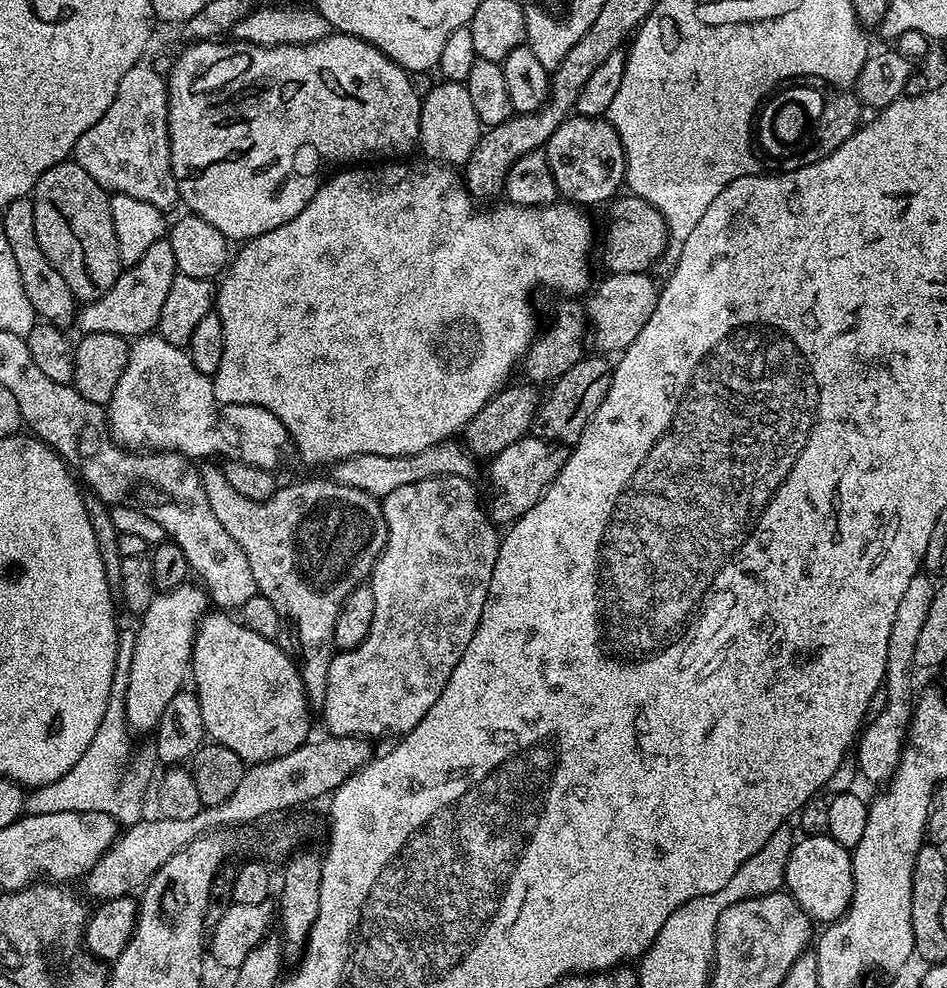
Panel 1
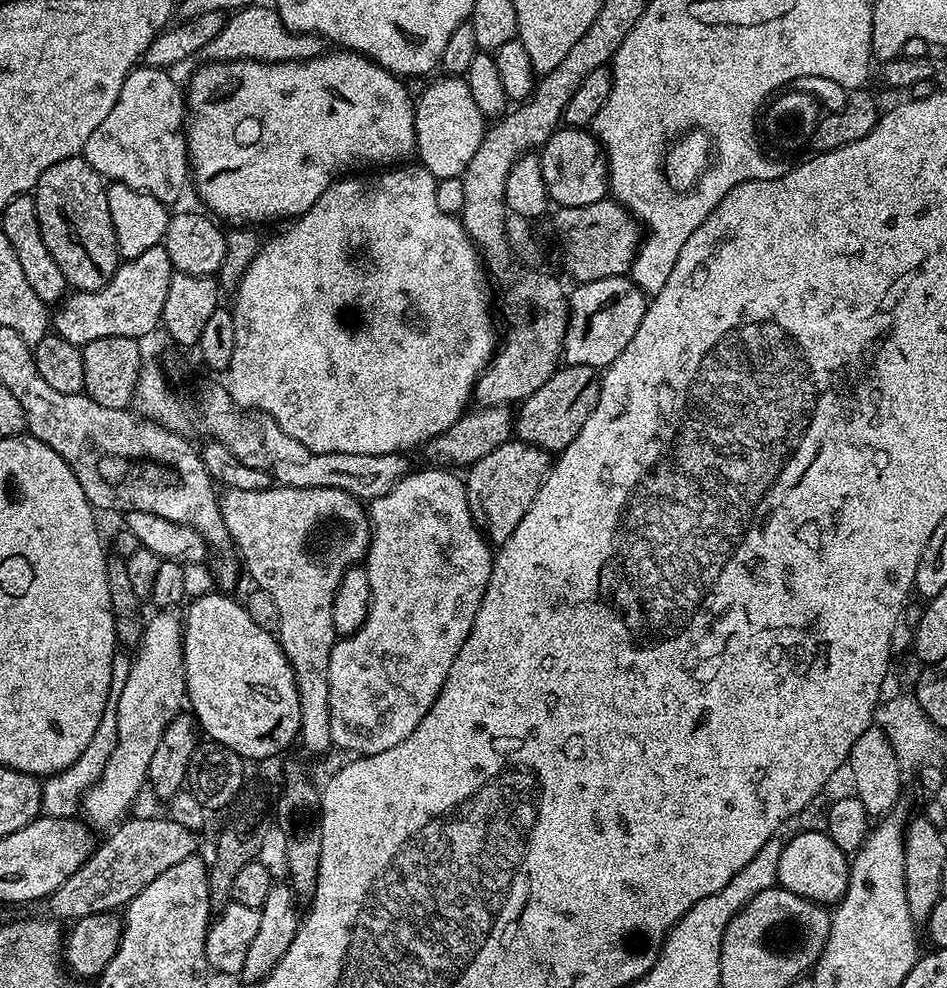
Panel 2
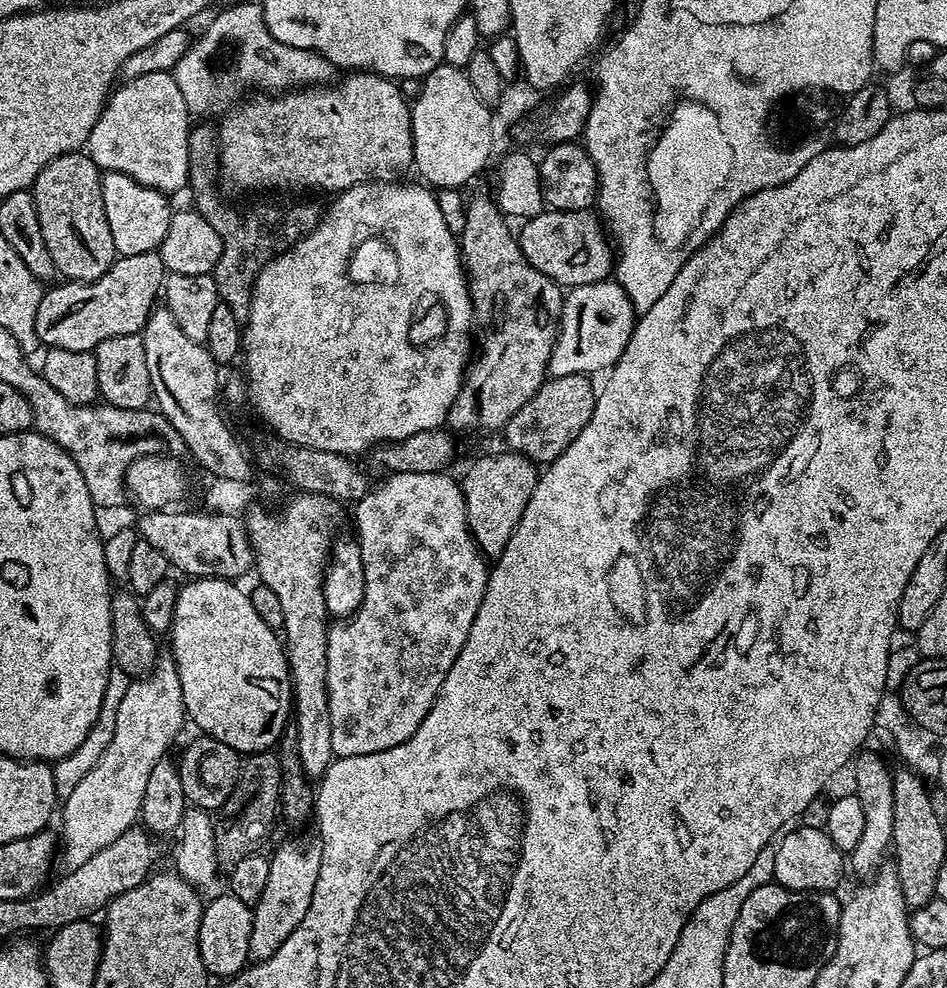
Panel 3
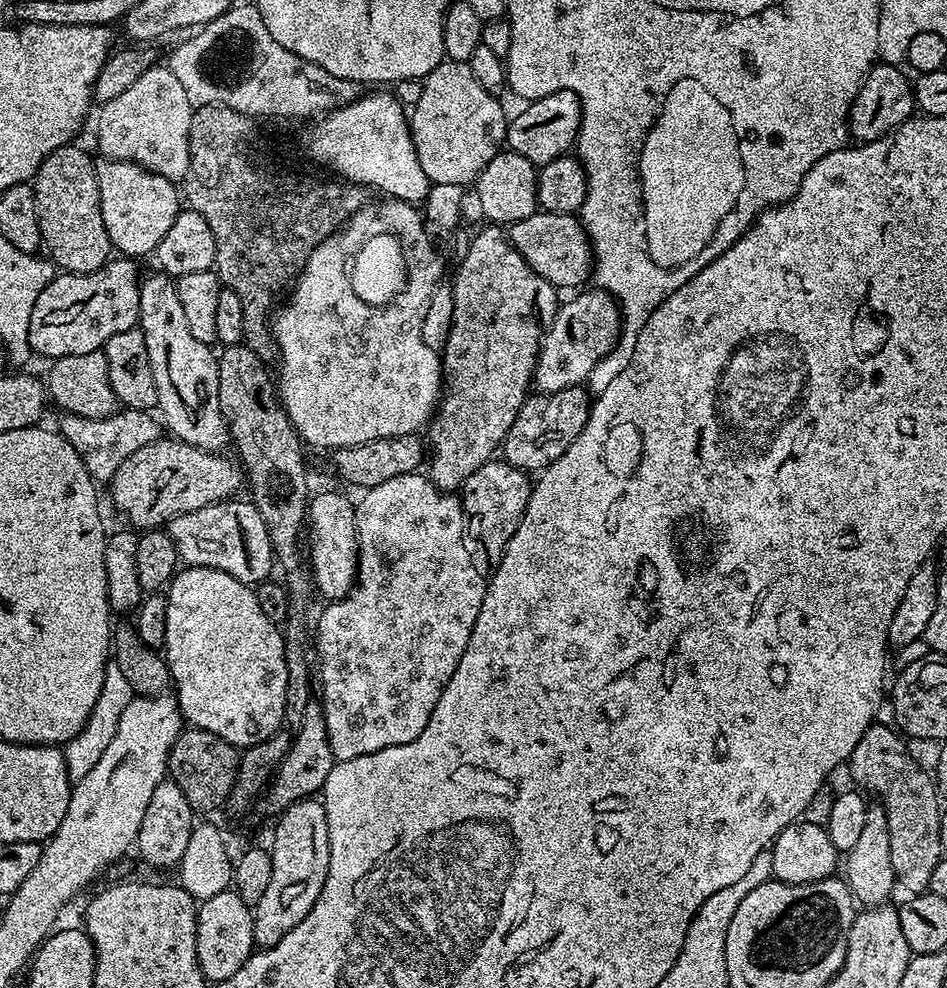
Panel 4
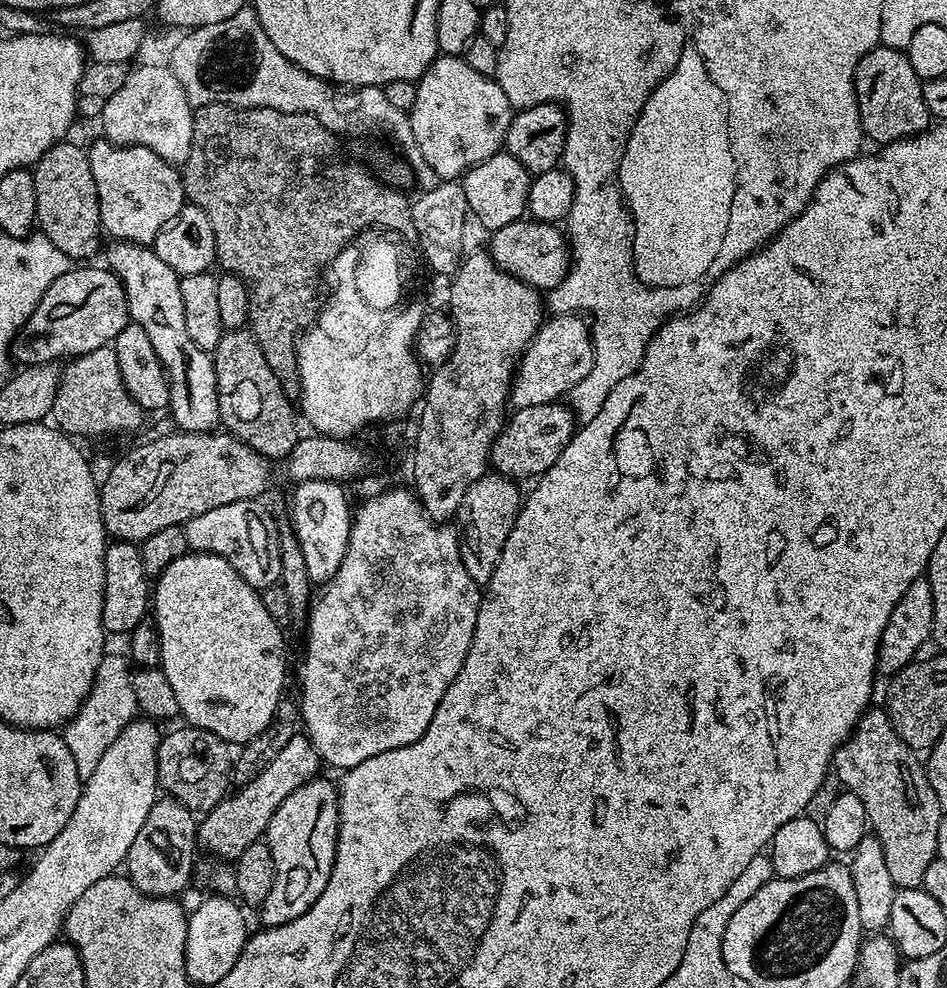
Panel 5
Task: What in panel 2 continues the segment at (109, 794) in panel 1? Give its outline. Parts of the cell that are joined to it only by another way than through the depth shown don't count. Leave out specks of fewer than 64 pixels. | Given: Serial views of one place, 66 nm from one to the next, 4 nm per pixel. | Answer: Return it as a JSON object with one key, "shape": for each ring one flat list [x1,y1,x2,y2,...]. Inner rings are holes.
{"shape":[[117,651,112,663,110,694,106,698,106,710,102,710,102,722,98,722,98,730,94,730,94,738,90,738,86,750,82,750,82,754,78,754,76,761,66,766,66,770,43,777,40,803,43,815,54,818,75,817,88,789,95,786,102,770,106,770,106,762,110,762,110,754,114,754,114,746,118,742,118,698,126,687,126,678,131,669,132,656,127,651]]}

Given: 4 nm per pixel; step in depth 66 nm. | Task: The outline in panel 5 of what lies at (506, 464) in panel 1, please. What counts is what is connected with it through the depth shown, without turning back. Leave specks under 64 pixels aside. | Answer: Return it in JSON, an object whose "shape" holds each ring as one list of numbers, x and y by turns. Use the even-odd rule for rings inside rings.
{"shape":[[485,474,478,478,466,490,460,503,458,513,458,535,462,541,460,553,466,570,470,570,470,578,478,585,487,585,492,576,494,566,502,554,502,546,506,546,506,538,510,538,510,530,514,530,514,522,522,507,522,492,519,492,517,481,499,474]]}

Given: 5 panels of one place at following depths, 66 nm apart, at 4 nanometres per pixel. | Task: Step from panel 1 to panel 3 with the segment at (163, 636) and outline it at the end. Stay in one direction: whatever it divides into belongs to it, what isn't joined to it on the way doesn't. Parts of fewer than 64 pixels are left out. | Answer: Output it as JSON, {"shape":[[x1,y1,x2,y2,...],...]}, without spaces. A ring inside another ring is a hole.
{"shape":[[164,654,157,659,153,668,144,676,133,679,128,685,126,695,118,706,118,719,114,722,114,738,110,746,106,746,102,758,98,758,98,766,78,782,78,786,62,800,62,816,64,812,64,840,62,836,62,860,65,869,71,870,90,862,94,854,106,850,116,838,122,838,126,830,130,830,141,819,143,794,150,772,160,760,169,755,168,747,176,740,180,727,186,724,184,699,182,698,182,682,178,678,176,662,171,655]]}

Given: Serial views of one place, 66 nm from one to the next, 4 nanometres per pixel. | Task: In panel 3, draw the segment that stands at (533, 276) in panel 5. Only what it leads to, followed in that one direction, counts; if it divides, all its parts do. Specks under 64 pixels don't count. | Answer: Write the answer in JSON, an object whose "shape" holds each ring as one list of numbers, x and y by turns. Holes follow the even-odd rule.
{"shape":[[583,208,582,210,570,210,569,212,557,212,545,210,539,212,534,218,523,221,518,228,518,239,522,254,546,278,550,278,561,289,571,290,578,286,593,284,599,280,609,279,614,272,614,244,602,223,601,217,595,211]]}

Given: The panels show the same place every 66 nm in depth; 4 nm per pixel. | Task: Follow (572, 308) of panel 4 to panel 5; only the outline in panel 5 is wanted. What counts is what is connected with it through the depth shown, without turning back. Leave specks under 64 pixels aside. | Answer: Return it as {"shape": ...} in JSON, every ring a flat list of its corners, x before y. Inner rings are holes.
{"shape":[[556,314,545,319,536,336,519,357,510,389,513,409,542,406,571,393,572,387,592,369,592,334,585,317,580,314]]}

